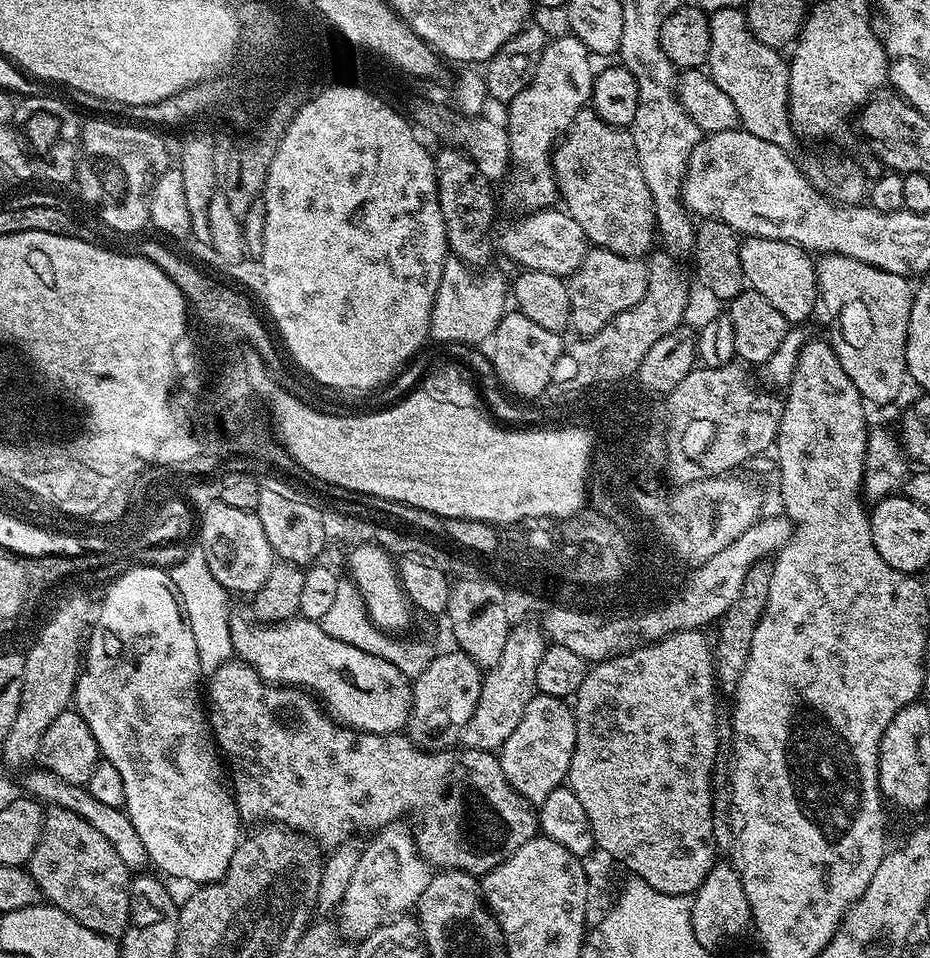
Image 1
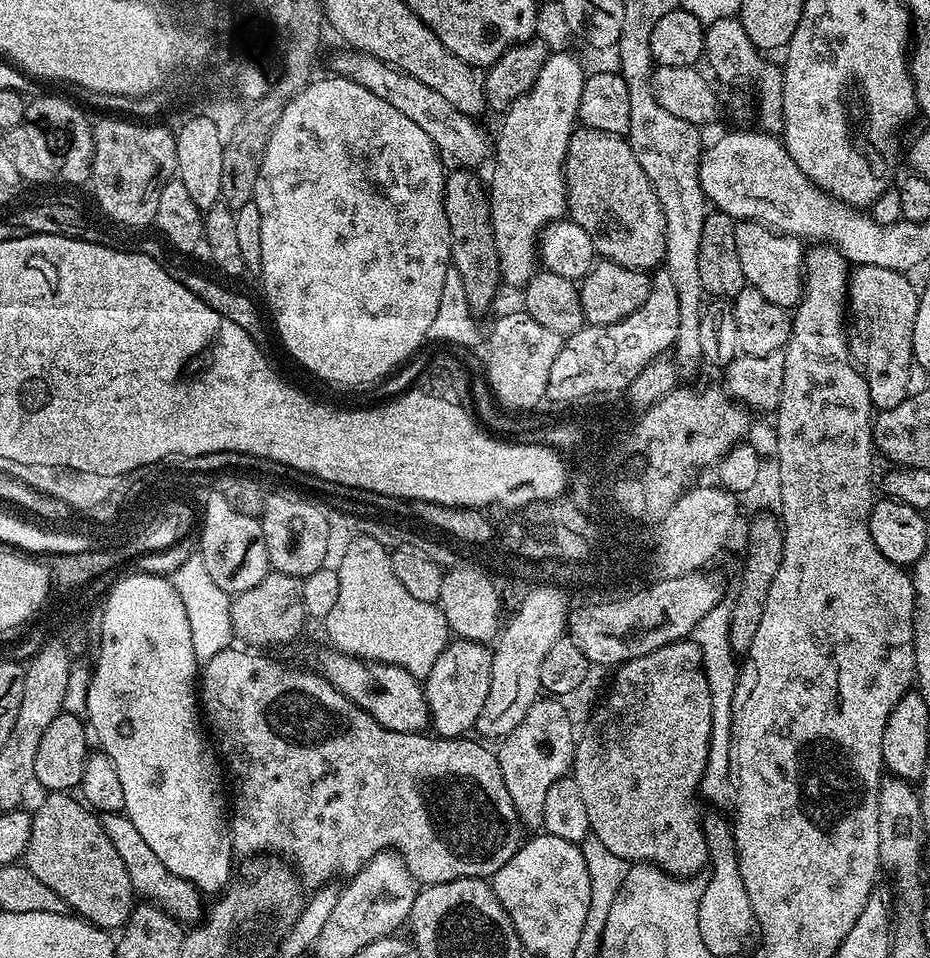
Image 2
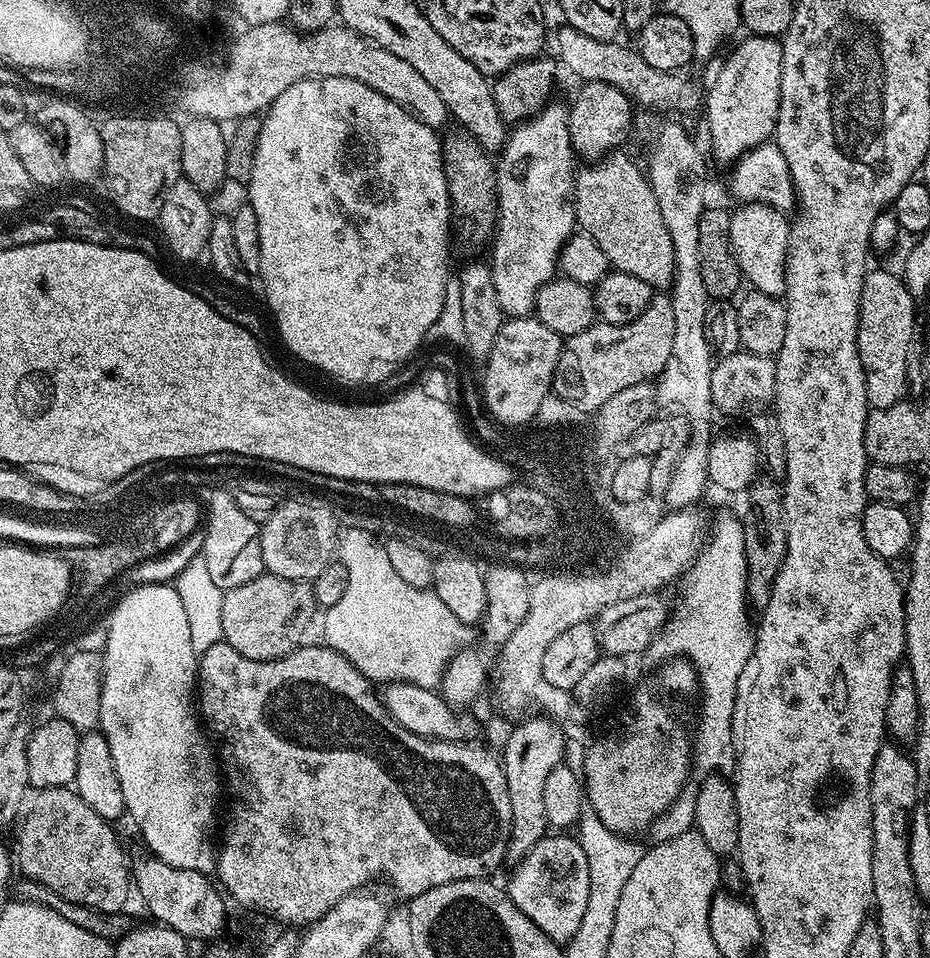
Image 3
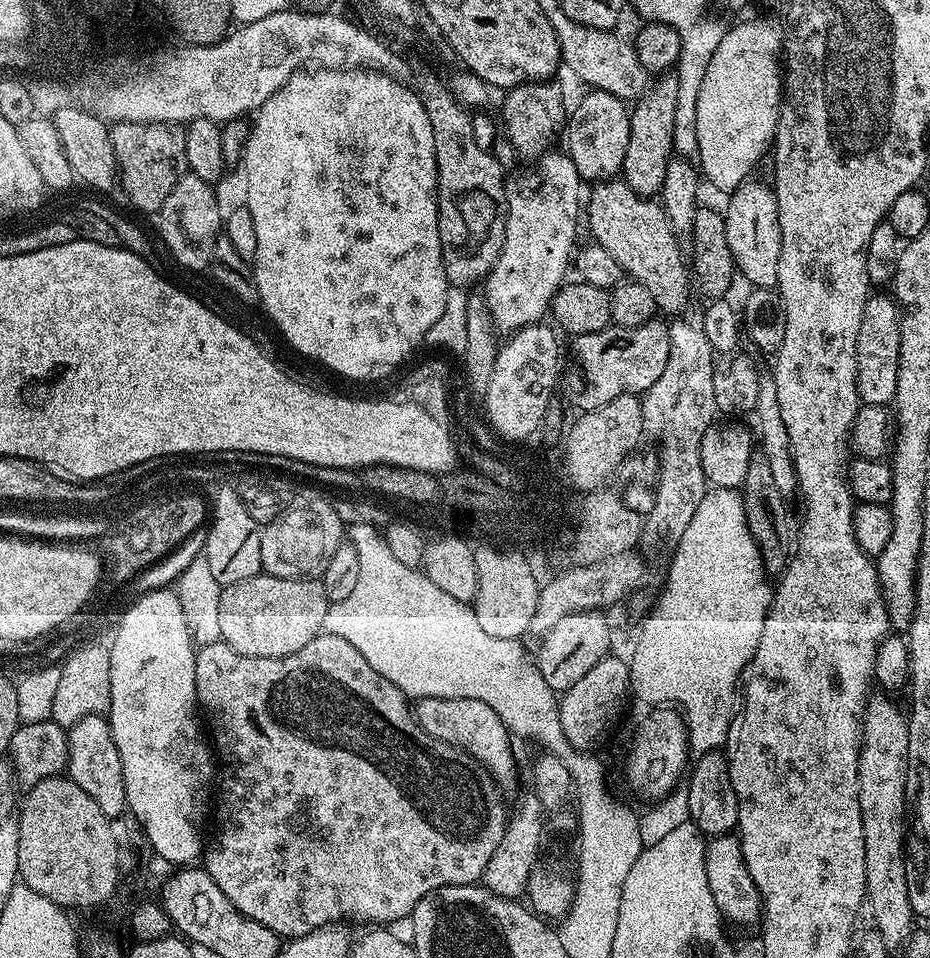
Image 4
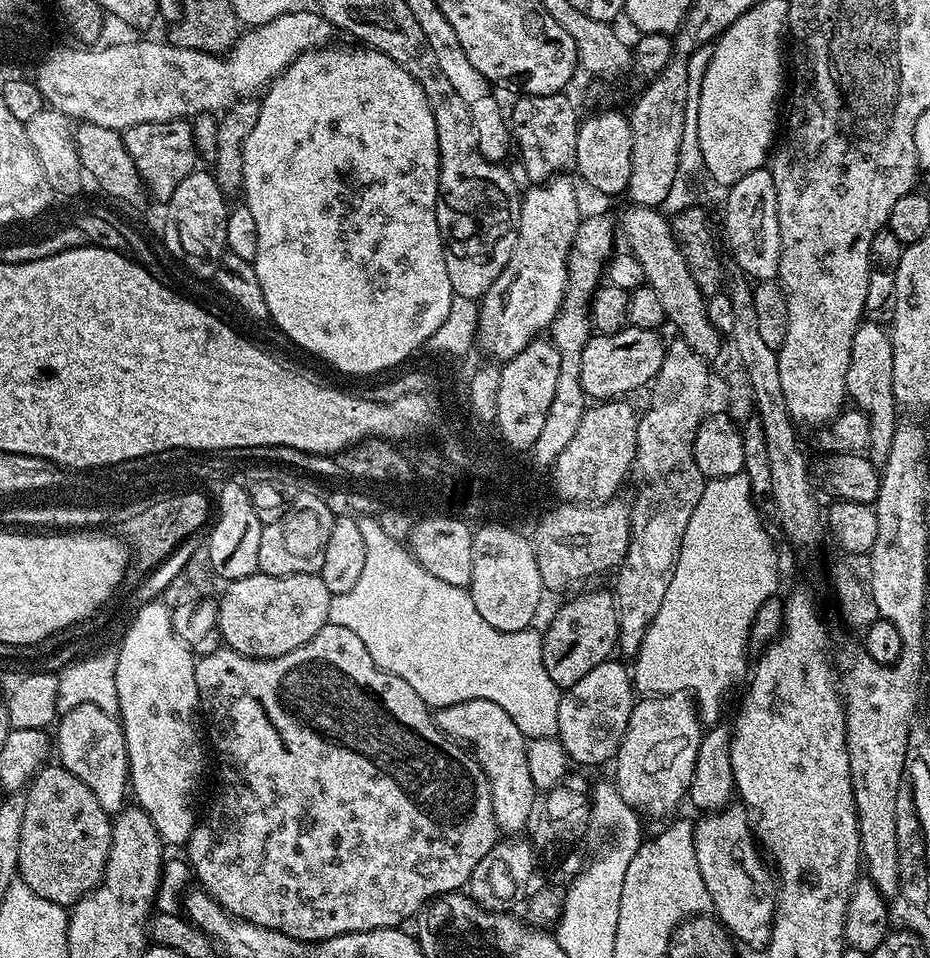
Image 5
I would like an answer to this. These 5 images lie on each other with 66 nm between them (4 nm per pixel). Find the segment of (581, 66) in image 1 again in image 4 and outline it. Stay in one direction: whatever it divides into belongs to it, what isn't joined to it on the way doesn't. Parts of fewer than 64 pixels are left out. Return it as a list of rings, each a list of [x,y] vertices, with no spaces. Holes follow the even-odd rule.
[[[556,151],[537,155],[533,159],[536,161],[525,172],[518,173],[513,180],[511,177],[506,184],[508,213],[504,245],[482,284],[482,295],[488,304],[490,318],[495,331],[500,334],[511,334],[520,328],[541,323],[549,315],[552,296],[565,283],[564,275],[570,272],[570,261],[577,247],[576,223],[582,220],[582,181],[567,151]]]

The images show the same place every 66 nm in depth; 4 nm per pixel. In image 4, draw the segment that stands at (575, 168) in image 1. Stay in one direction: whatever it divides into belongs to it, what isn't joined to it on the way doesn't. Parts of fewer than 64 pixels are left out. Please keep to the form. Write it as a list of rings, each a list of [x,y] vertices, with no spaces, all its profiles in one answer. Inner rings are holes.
[[[620,178],[601,180],[591,188],[592,193],[586,196],[586,224],[588,220],[591,239],[618,262],[625,277],[637,280],[650,290],[661,313],[683,313],[688,304],[690,268],[685,253],[684,256],[680,253],[678,233],[670,226],[663,207],[655,199],[637,194]]]

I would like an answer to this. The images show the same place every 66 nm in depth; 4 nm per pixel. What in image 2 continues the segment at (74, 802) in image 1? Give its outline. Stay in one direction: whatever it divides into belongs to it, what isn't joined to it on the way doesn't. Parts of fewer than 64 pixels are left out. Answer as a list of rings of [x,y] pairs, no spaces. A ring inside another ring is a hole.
[[[101,813],[98,819],[103,832],[114,846],[114,850],[118,851],[118,860],[126,868],[133,893],[140,898],[151,898],[159,907],[163,908],[166,914],[170,914],[175,920],[180,921],[181,925],[195,925],[206,911],[206,904],[200,901],[202,899],[200,889],[195,888],[190,882],[186,882],[186,878],[178,878],[178,874],[170,874],[170,870],[166,870],[166,866],[162,866],[162,862],[158,862],[158,854],[154,854],[154,850],[150,850],[150,846],[146,846],[142,834],[138,834],[138,830],[124,813]]]

